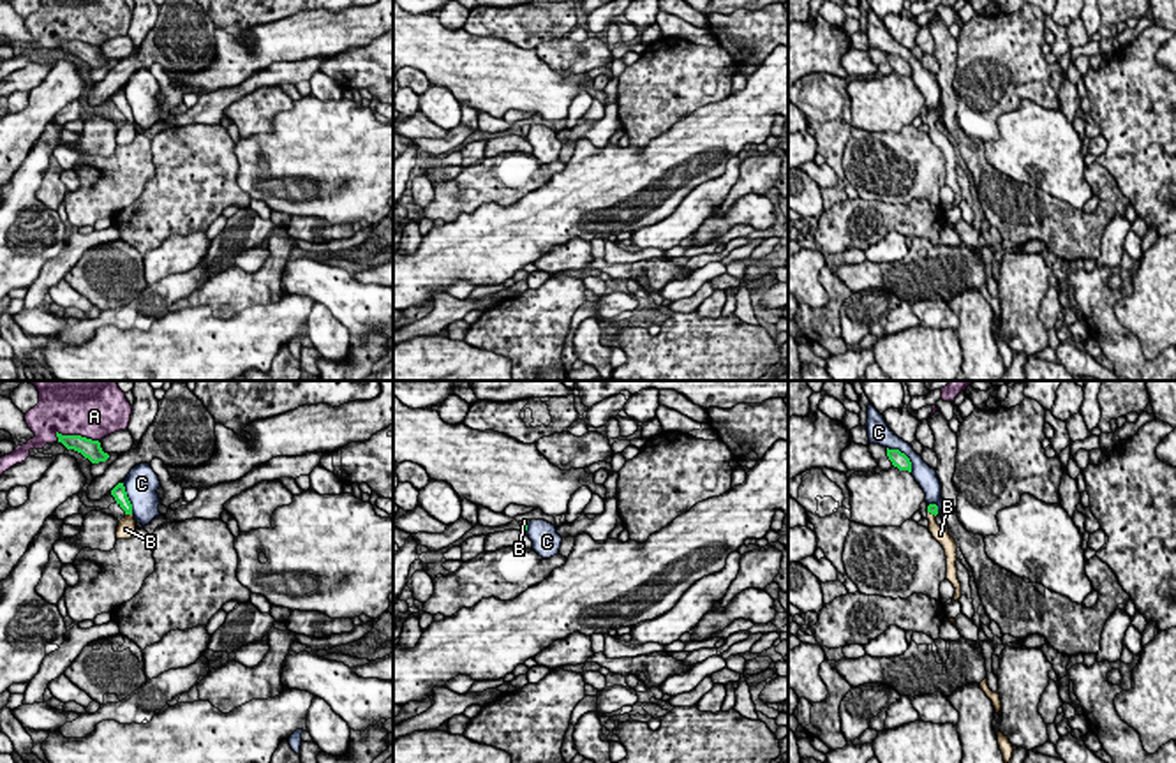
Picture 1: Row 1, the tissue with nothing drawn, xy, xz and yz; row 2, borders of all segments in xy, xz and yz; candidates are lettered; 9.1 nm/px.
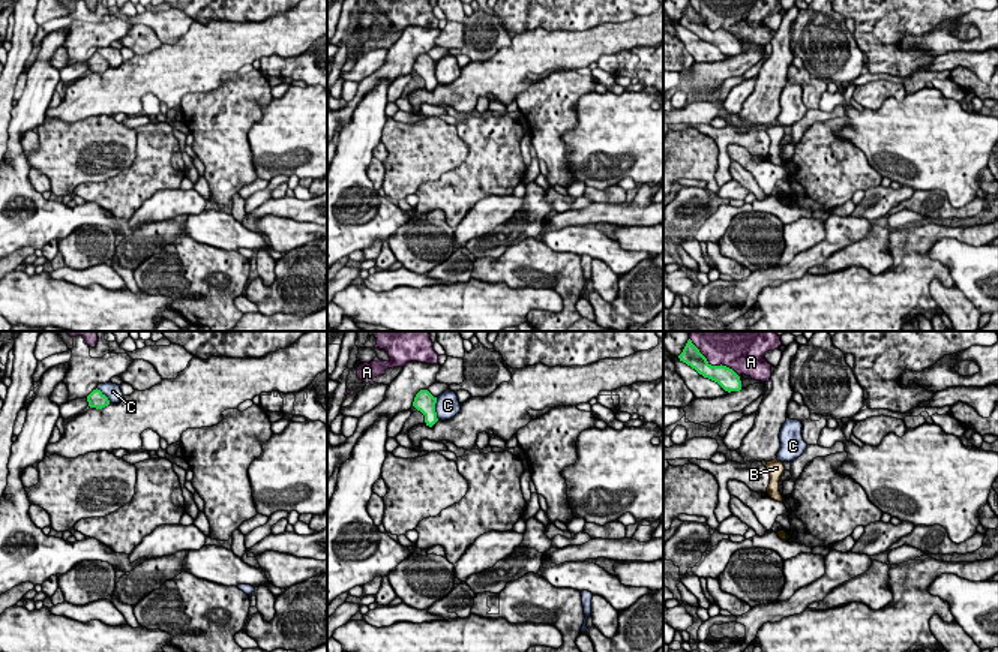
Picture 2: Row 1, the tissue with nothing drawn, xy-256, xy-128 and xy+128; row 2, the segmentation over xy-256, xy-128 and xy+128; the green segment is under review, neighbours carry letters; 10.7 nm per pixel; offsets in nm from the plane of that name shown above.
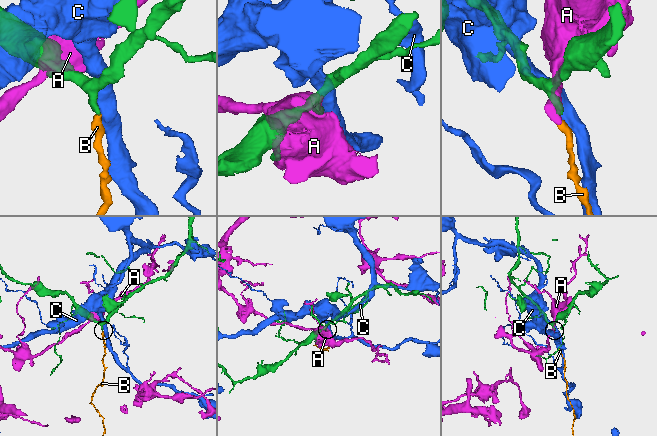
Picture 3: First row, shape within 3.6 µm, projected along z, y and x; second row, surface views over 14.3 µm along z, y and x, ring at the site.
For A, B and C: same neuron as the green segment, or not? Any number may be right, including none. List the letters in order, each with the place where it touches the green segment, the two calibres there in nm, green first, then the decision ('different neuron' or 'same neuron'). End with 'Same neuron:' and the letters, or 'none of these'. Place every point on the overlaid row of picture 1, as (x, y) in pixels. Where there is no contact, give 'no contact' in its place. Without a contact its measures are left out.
A: meets green in xy at (76, 436); 170 nm thick on the green side, 480 nm on the other; different neuron
B: meets green in xy at (129, 513); 130 nm thick on the green side, 170 nm on the other; same neuron
C: meets green in yz at (905, 455); 140 nm thick on the green side, 180 nm on the other; different neuron
Same neuron: B

